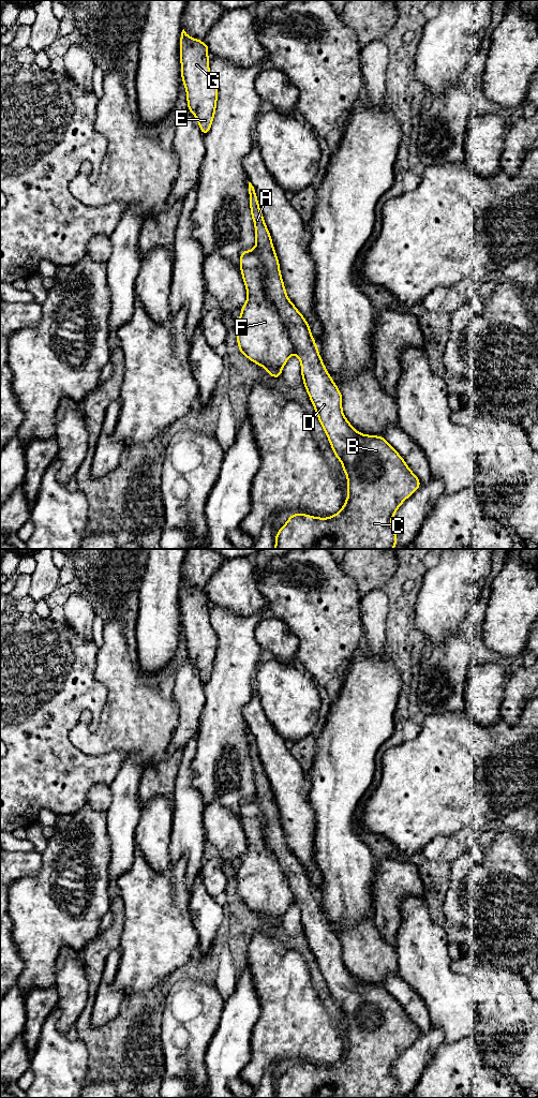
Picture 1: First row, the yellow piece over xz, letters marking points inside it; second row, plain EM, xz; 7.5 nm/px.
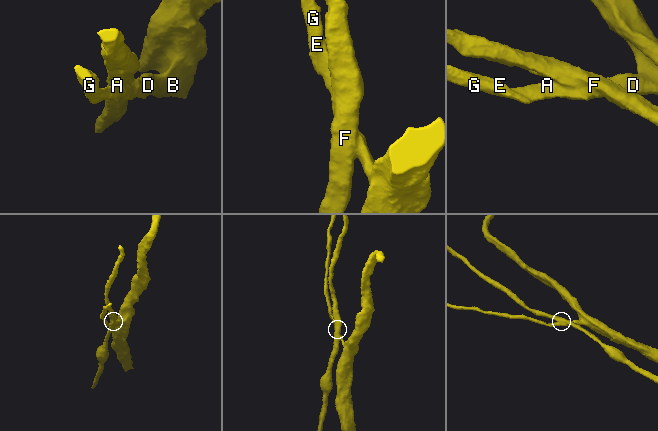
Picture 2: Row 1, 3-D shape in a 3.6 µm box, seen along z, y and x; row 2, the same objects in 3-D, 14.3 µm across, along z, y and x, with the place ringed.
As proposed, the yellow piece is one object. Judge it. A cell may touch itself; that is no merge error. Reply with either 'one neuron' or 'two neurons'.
two neurons

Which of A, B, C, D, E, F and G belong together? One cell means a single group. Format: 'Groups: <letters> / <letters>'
Groups: A B C D E G / F

